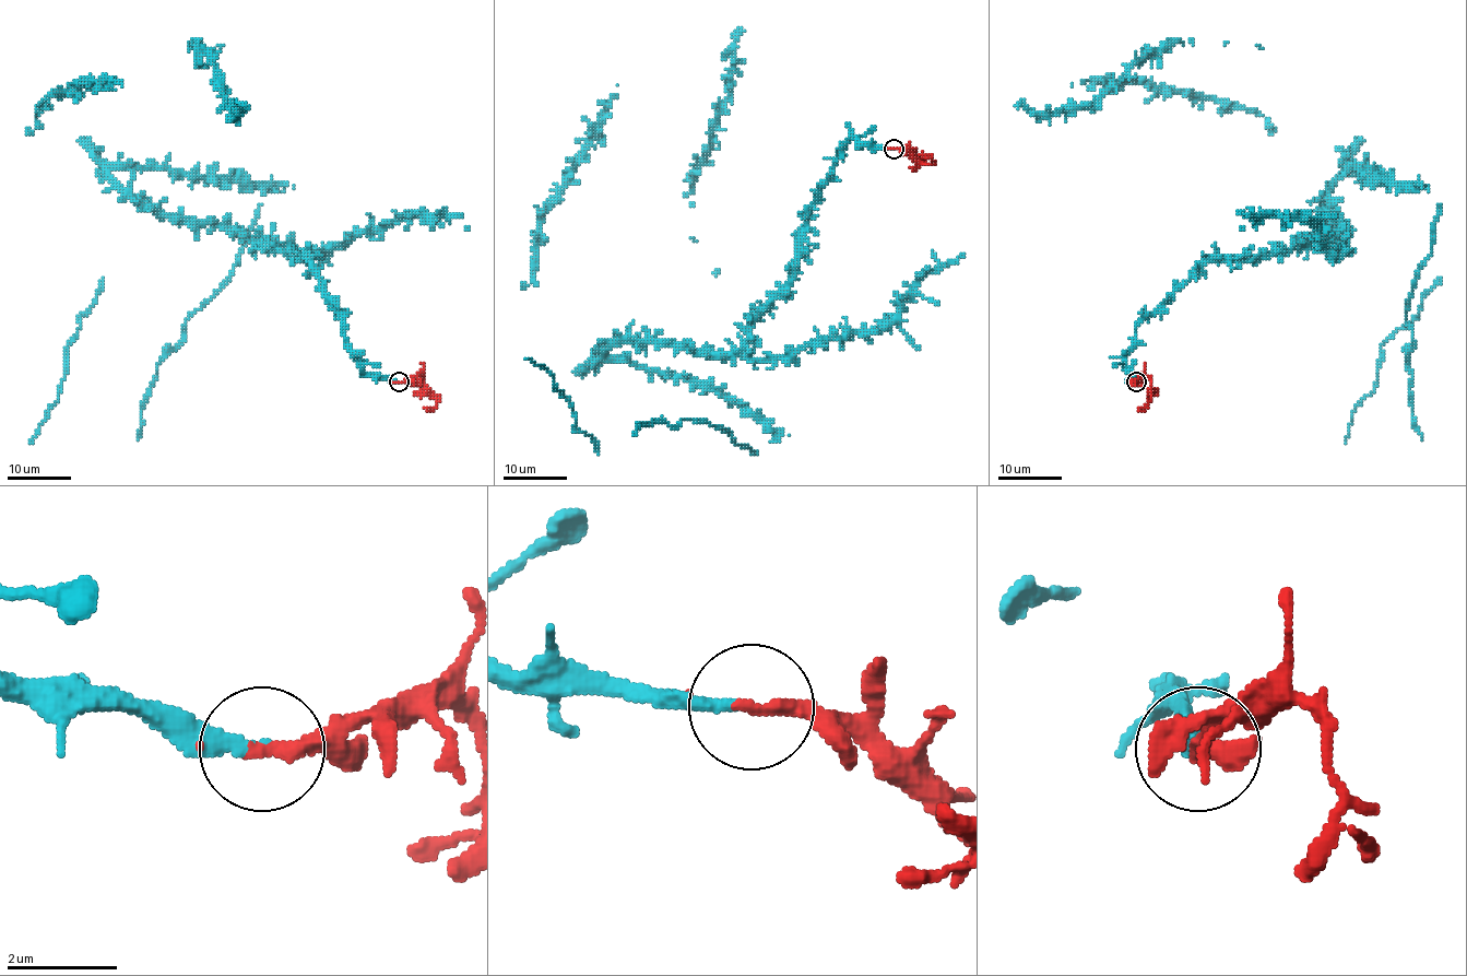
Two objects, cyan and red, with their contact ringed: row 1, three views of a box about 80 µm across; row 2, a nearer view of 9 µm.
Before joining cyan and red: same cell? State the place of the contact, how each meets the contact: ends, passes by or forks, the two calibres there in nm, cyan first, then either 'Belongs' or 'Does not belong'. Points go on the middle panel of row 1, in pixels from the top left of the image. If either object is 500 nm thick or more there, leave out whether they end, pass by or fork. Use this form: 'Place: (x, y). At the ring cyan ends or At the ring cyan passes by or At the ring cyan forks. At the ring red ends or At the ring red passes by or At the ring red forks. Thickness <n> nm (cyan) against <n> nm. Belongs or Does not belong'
Place: (894, 149). At the ring cyan ends. At the ring red ends. Thickness 240 nm (cyan) against 280 nm. Belongs

